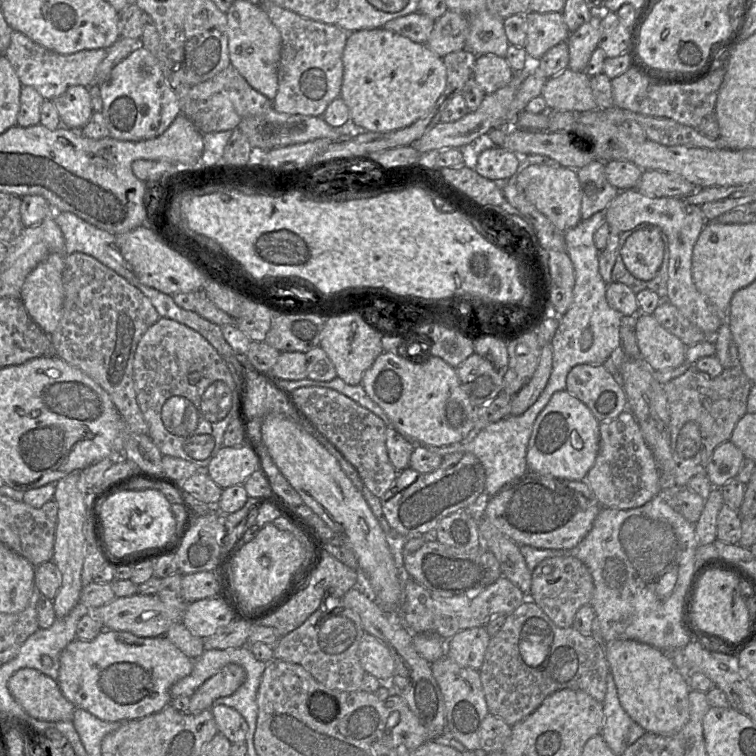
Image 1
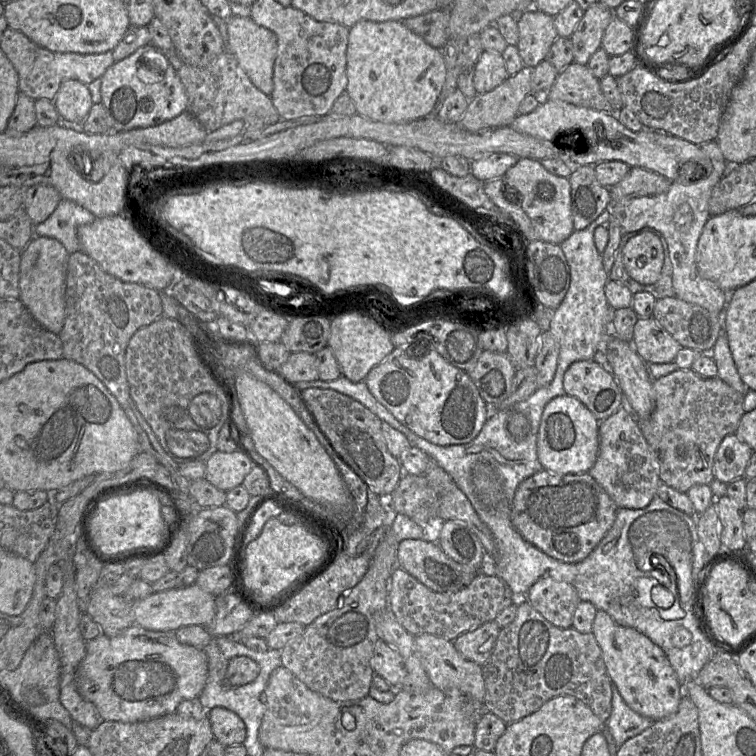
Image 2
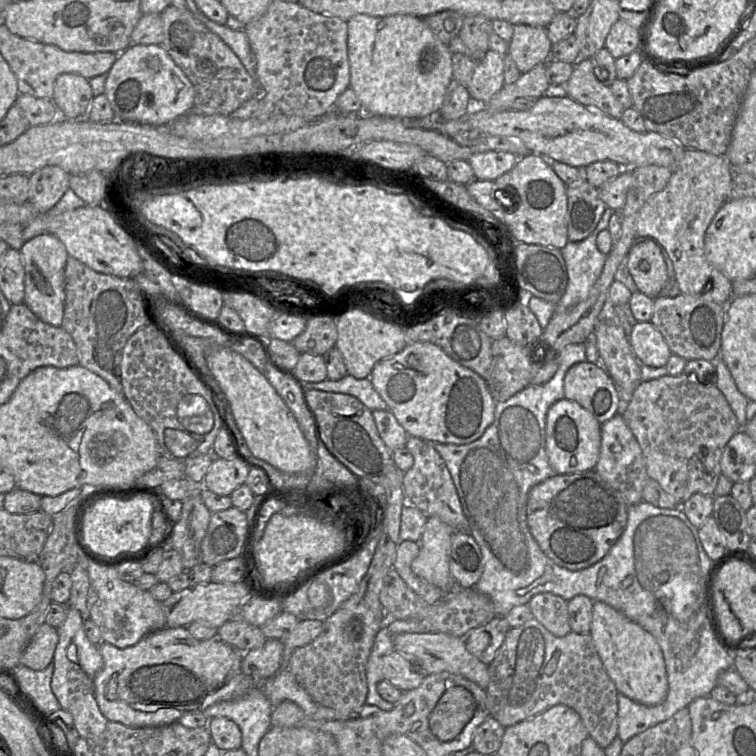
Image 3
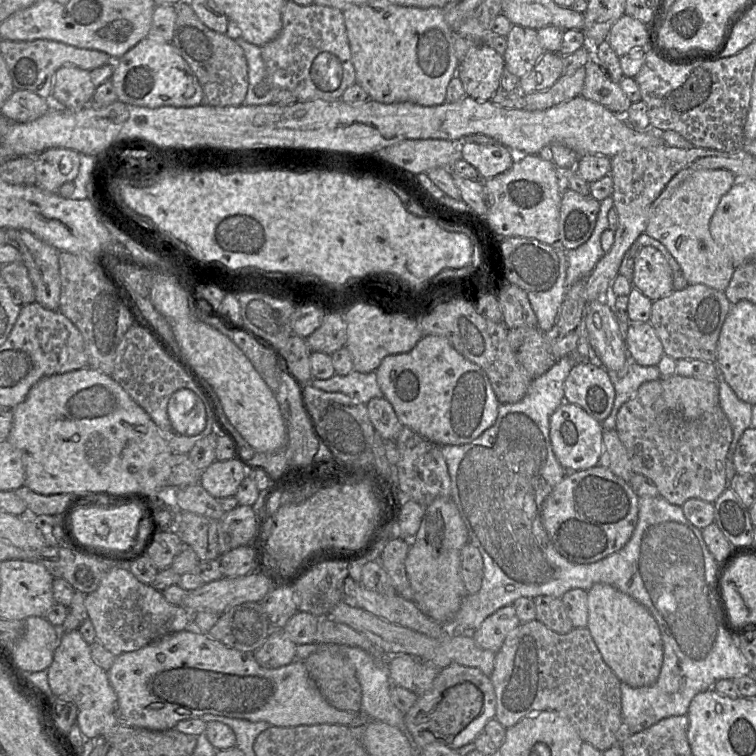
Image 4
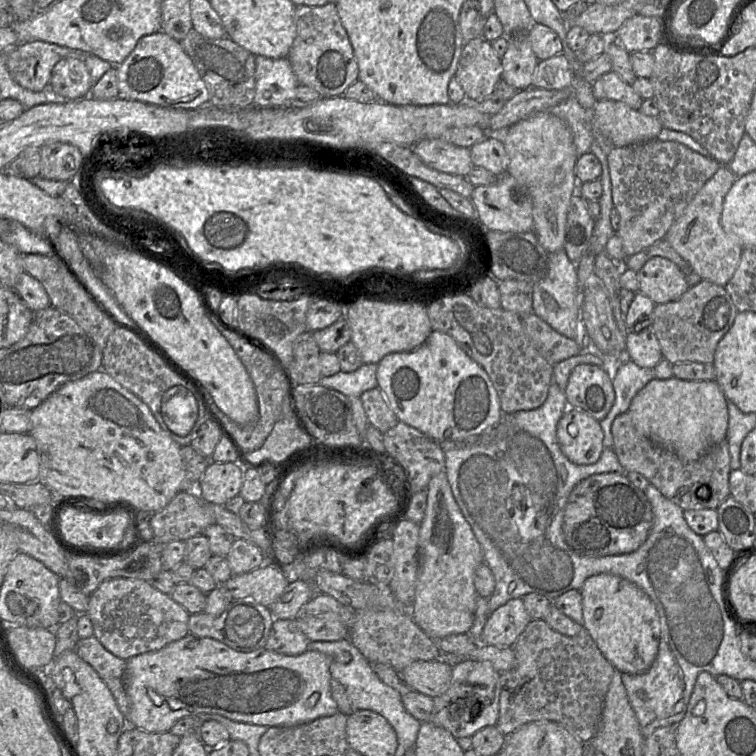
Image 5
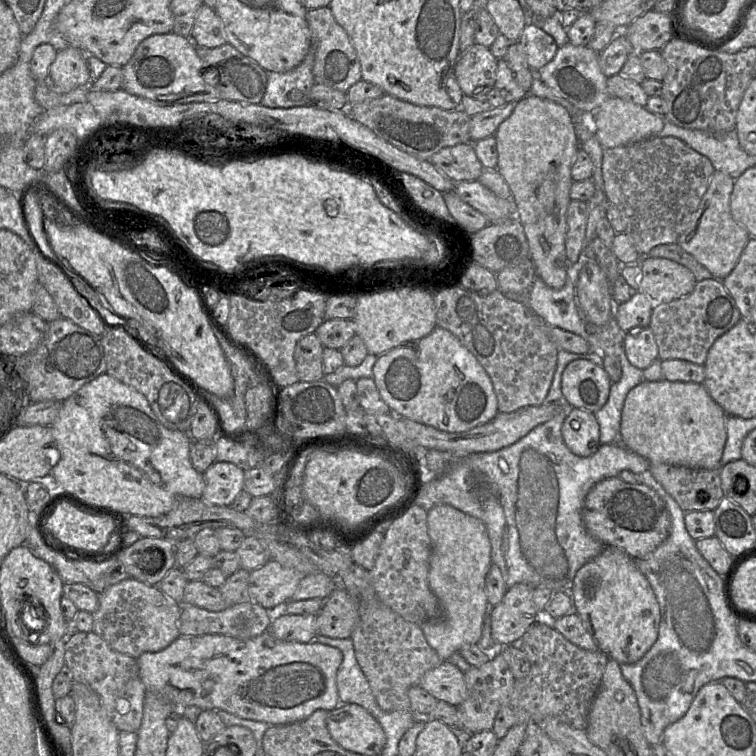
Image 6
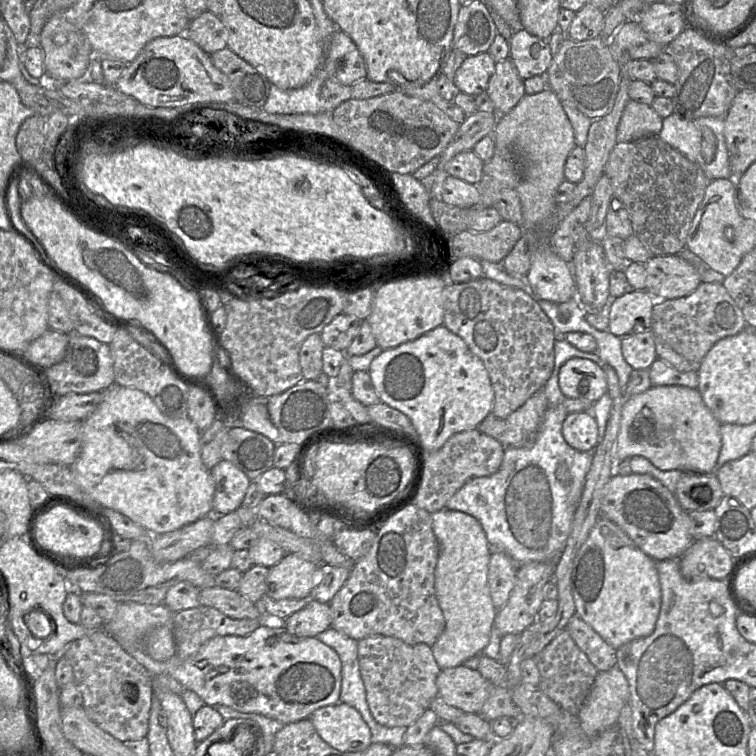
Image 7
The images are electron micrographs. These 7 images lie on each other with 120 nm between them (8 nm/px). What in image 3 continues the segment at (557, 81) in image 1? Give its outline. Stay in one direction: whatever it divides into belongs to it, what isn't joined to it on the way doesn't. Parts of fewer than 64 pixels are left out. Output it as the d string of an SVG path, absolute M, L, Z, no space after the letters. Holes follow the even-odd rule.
M579 58L573 65L573 72L564 86L564 94L587 108L600 109L612 118L621 119L625 109L610 87L596 77L593 59Z

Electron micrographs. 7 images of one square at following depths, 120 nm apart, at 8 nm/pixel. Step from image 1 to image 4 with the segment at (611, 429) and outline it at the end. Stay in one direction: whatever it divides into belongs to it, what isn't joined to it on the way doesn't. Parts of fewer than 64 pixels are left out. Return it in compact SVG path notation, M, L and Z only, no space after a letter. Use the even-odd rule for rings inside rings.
M615 429L603 430L603 450L599 465L609 469L628 483L634 475L627 450Z

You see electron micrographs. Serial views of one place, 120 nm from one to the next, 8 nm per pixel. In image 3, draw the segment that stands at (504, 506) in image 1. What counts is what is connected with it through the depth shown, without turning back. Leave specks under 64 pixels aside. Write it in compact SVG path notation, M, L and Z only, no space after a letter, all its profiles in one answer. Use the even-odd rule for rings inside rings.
M595 470L554 474L528 494L527 524L541 551L560 567L577 571L600 561L625 530L628 506Z

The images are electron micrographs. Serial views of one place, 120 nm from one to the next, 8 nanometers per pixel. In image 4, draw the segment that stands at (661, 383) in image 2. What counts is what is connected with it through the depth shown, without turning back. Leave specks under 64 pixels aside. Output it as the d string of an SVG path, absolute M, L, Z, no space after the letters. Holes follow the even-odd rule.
M661 379L647 381L620 407L615 430L627 450L633 473L649 478L657 487L660 497L669 503L682 506L690 498L714 503L727 488L726 456L733 431L720 406L700 418L687 418L679 410L679 401L672 394L665 393Z

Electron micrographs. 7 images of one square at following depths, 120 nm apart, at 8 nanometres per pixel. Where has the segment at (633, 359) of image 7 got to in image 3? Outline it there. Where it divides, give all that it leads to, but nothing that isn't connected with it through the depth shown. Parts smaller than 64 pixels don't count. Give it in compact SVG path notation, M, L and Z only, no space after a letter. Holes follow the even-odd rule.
M638 322L628 336L638 361L649 367L665 367L672 355L659 330L649 322Z

